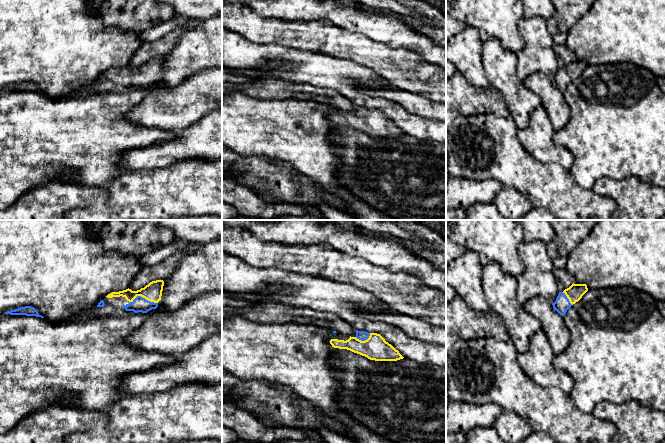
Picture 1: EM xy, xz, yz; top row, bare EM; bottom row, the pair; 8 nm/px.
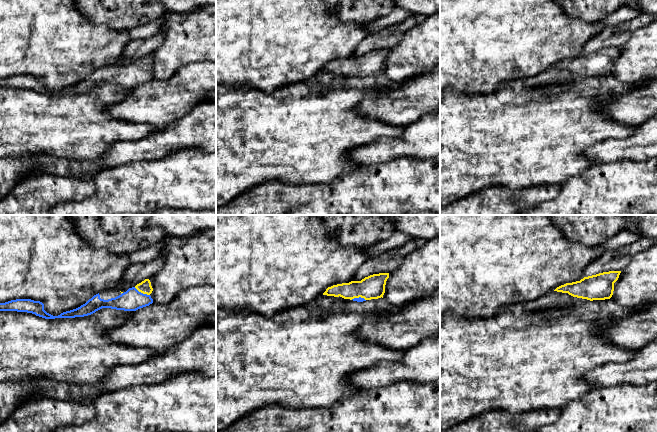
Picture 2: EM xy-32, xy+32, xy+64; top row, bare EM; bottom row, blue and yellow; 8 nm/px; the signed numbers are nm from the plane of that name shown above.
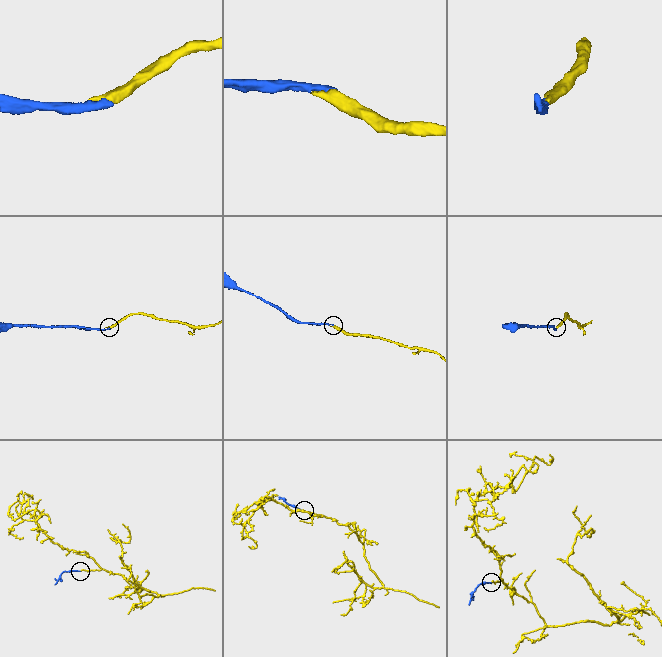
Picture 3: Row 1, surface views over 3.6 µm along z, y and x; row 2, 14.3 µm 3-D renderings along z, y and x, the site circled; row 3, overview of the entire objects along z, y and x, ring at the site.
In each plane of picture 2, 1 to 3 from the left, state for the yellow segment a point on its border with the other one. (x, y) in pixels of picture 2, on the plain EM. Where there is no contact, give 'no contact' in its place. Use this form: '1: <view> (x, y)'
1: xy-32 (142, 69)
2: xy+32 (358, 74)
3: no contact

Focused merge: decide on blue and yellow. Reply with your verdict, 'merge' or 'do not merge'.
merge

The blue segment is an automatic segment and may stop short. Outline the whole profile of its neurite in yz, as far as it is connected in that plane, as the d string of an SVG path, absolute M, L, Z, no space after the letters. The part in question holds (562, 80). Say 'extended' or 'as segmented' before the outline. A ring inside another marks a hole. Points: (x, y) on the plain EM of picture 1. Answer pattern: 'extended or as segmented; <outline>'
extended; M572 60L563 68L559 68L556 77L552 80L554 86L564 92L567 86L588 67L586 60Z

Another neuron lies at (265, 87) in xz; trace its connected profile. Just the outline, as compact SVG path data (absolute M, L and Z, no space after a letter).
M260 77L257 81L247 84L222 82L222 93L231 90L242 91L245 95L257 99L313 100L351 113L356 113L357 108L348 98L337 91L316 88L311 85L294 84L278 78Z

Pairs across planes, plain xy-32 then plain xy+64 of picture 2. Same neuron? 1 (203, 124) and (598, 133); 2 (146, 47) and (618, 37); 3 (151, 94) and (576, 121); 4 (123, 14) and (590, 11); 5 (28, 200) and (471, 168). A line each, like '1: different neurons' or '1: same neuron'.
1: different neurons
2: same neuron
3: different neurons
4: same neuron
5: different neurons

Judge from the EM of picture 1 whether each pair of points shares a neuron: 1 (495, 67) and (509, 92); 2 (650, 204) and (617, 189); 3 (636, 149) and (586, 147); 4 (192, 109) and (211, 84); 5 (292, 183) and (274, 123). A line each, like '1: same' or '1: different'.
1: same
2: same
3: same
4: same
5: different

